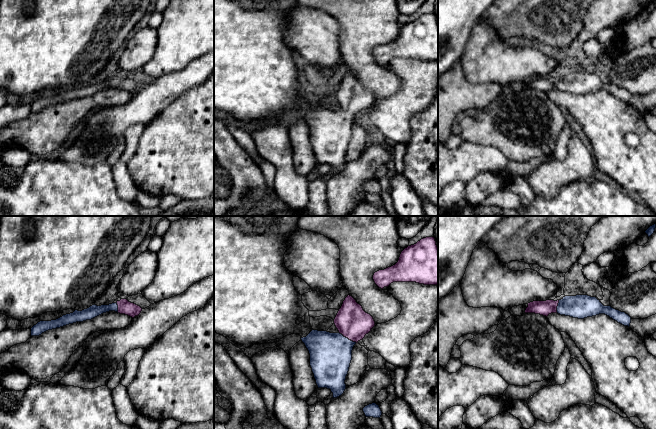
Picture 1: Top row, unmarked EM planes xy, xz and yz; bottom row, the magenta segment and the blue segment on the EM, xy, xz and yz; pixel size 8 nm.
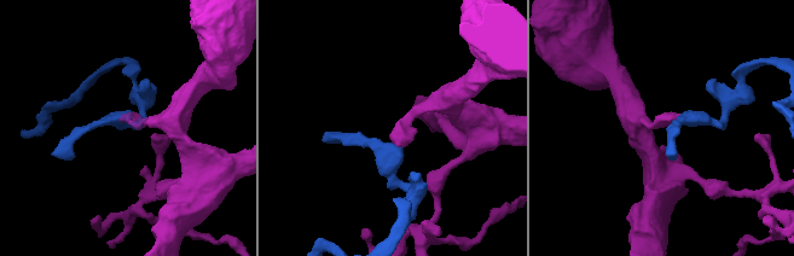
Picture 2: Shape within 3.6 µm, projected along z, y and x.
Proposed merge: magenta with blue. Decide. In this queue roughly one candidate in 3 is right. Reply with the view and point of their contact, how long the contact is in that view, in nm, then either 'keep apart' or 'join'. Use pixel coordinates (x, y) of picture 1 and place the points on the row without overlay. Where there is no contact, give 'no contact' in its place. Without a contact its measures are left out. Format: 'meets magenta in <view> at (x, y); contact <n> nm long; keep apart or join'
meets magenta in xz at (348, 114); contact 170 nm long; join

